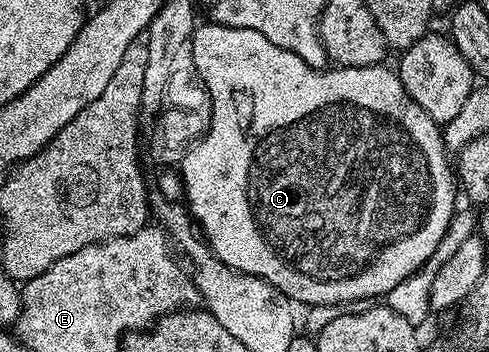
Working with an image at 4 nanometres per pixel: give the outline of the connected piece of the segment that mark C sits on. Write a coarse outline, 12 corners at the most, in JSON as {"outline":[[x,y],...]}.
{"outline":[[200,24],[181,158],[221,263],[386,298],[456,220],[386,64]]}

